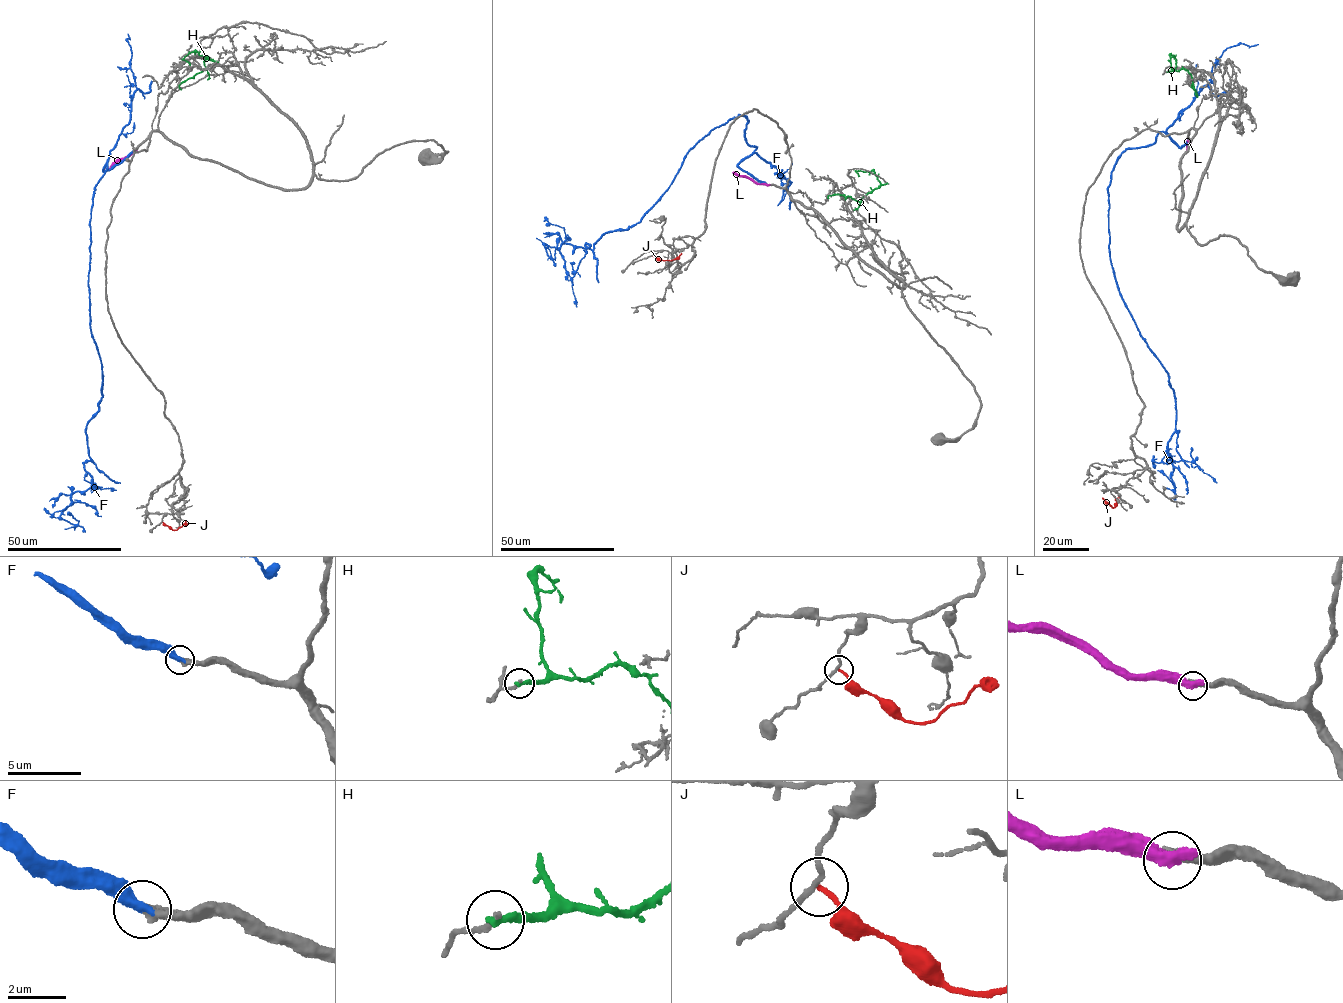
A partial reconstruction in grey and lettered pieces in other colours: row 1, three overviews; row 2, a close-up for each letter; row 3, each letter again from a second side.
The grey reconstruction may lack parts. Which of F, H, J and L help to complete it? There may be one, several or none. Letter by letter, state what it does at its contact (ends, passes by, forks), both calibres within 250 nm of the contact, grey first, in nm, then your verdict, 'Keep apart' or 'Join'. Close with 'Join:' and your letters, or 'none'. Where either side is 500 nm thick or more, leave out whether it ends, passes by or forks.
F: Thickness 460 nm (grey) against 500 nm. Join
H: It ends there. Thickness 220 nm (grey) against 320 nm. Keep apart
J: It ends there. Thickness 170 nm (grey) against 150 nm. Keep apart
L: Thickness 500 nm (grey) against 650 nm. Keep apart
Join: F

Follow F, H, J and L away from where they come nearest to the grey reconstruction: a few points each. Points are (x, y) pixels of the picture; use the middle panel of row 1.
F: (767, 184), (738, 165), (756, 148), (739, 115), (640, 221), (592, 249), (544, 243), (553, 259), (560, 235)
H: (887, 183), (867, 193), (860, 202), (838, 194), (828, 195), (828, 198)
J: (652, 256), (664, 260), (674, 259), (681, 253)
L: (767, 185), (732, 172)

